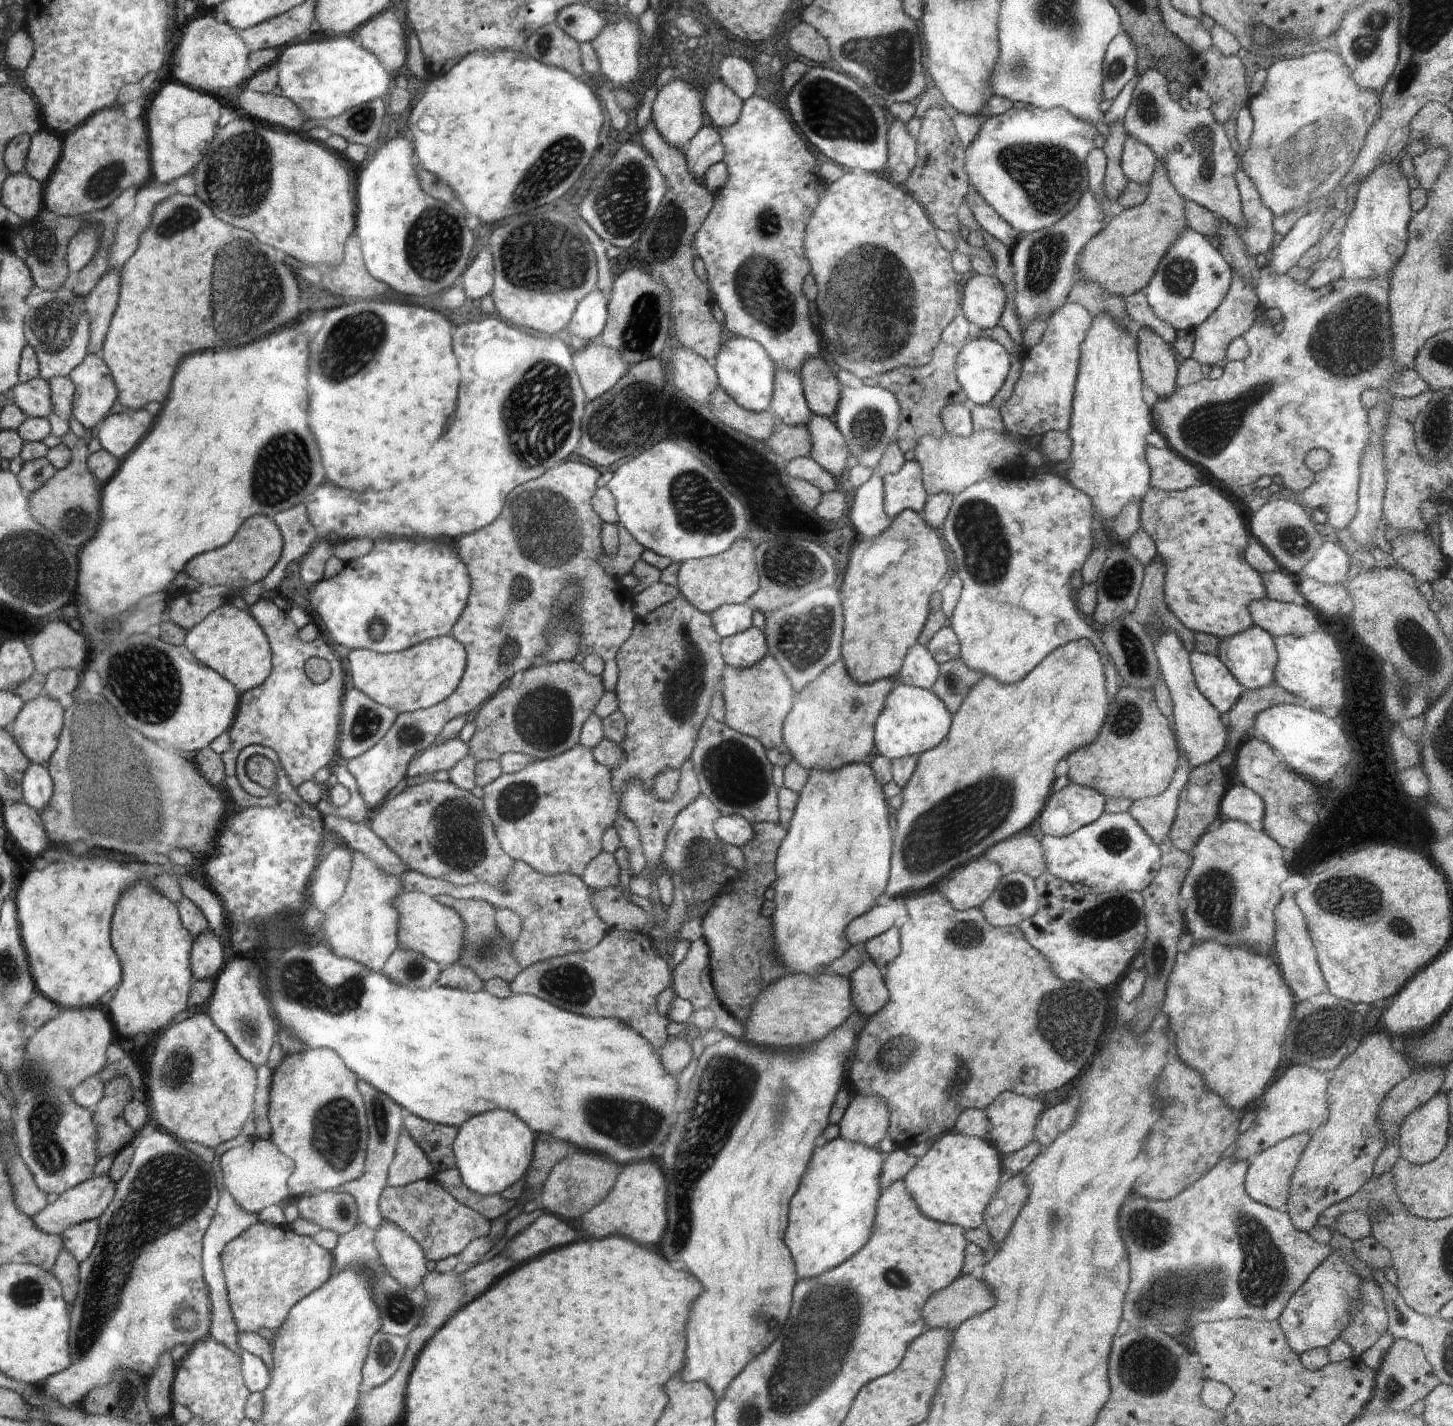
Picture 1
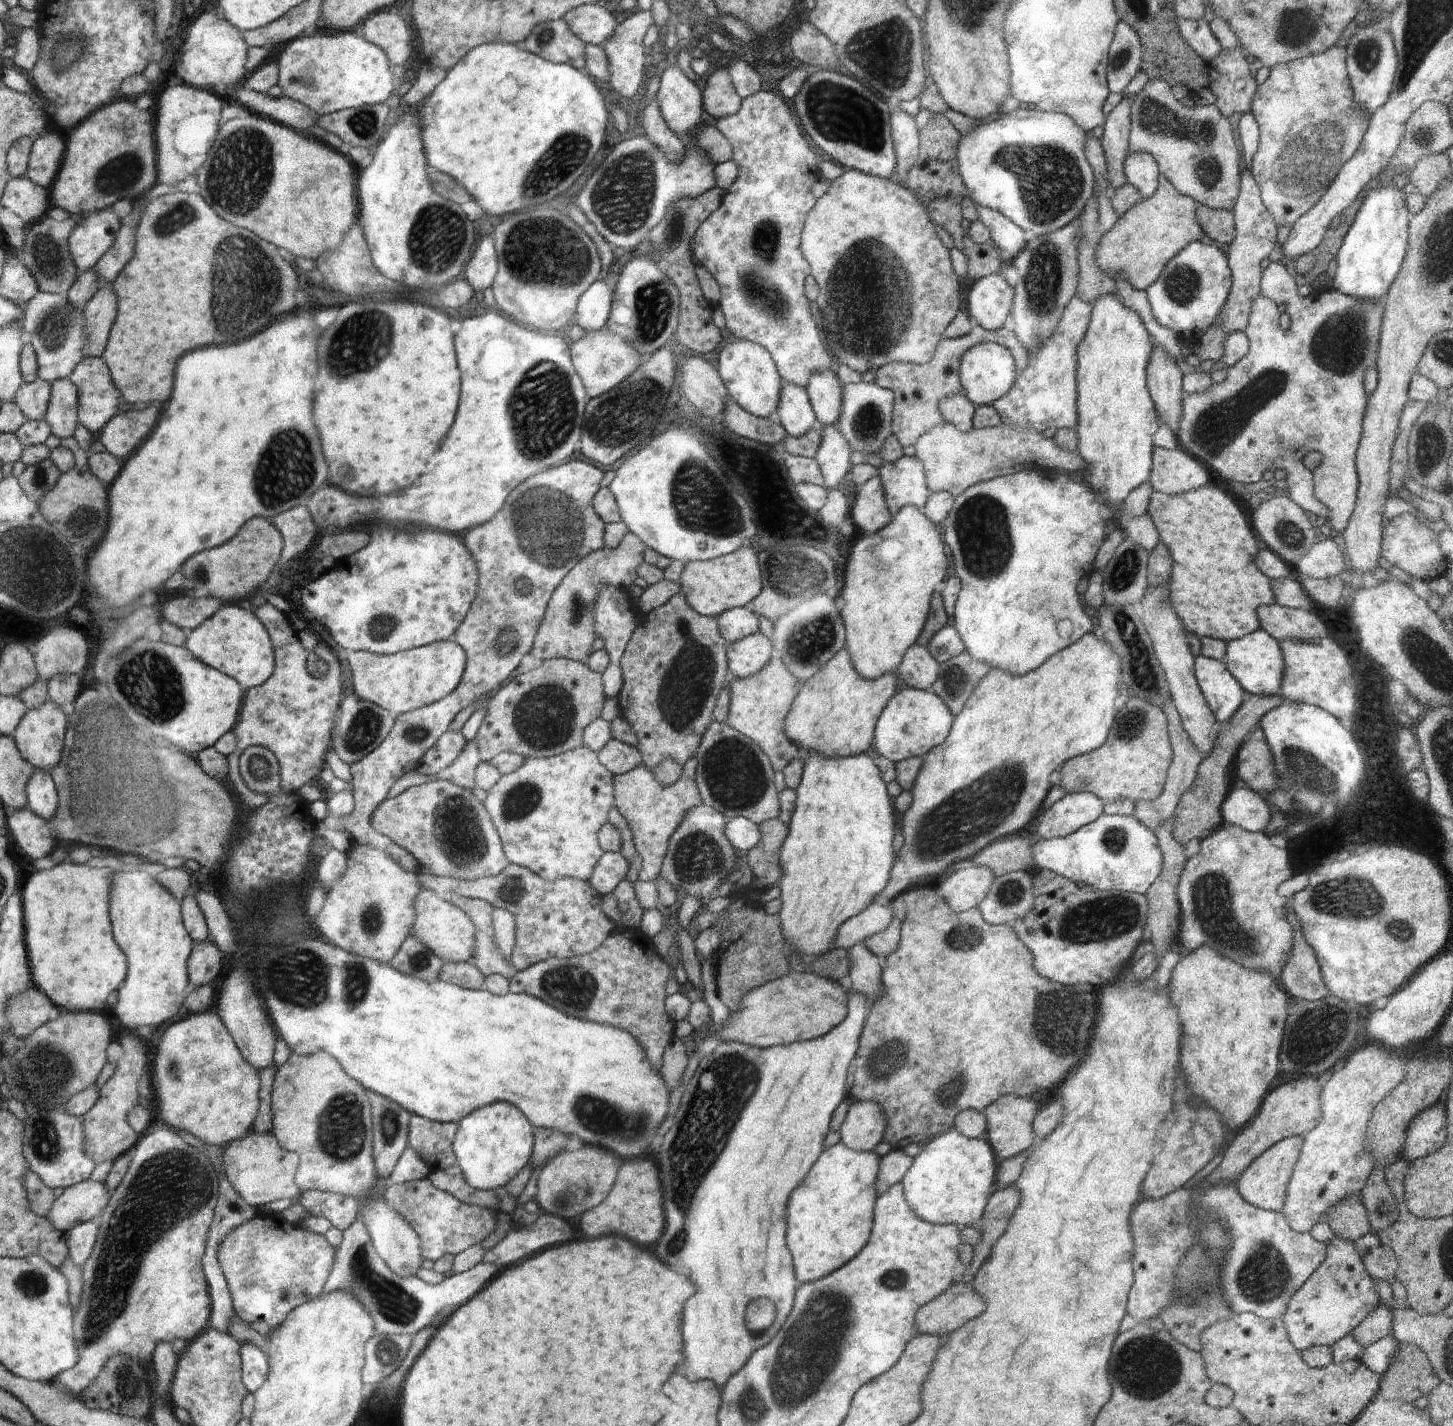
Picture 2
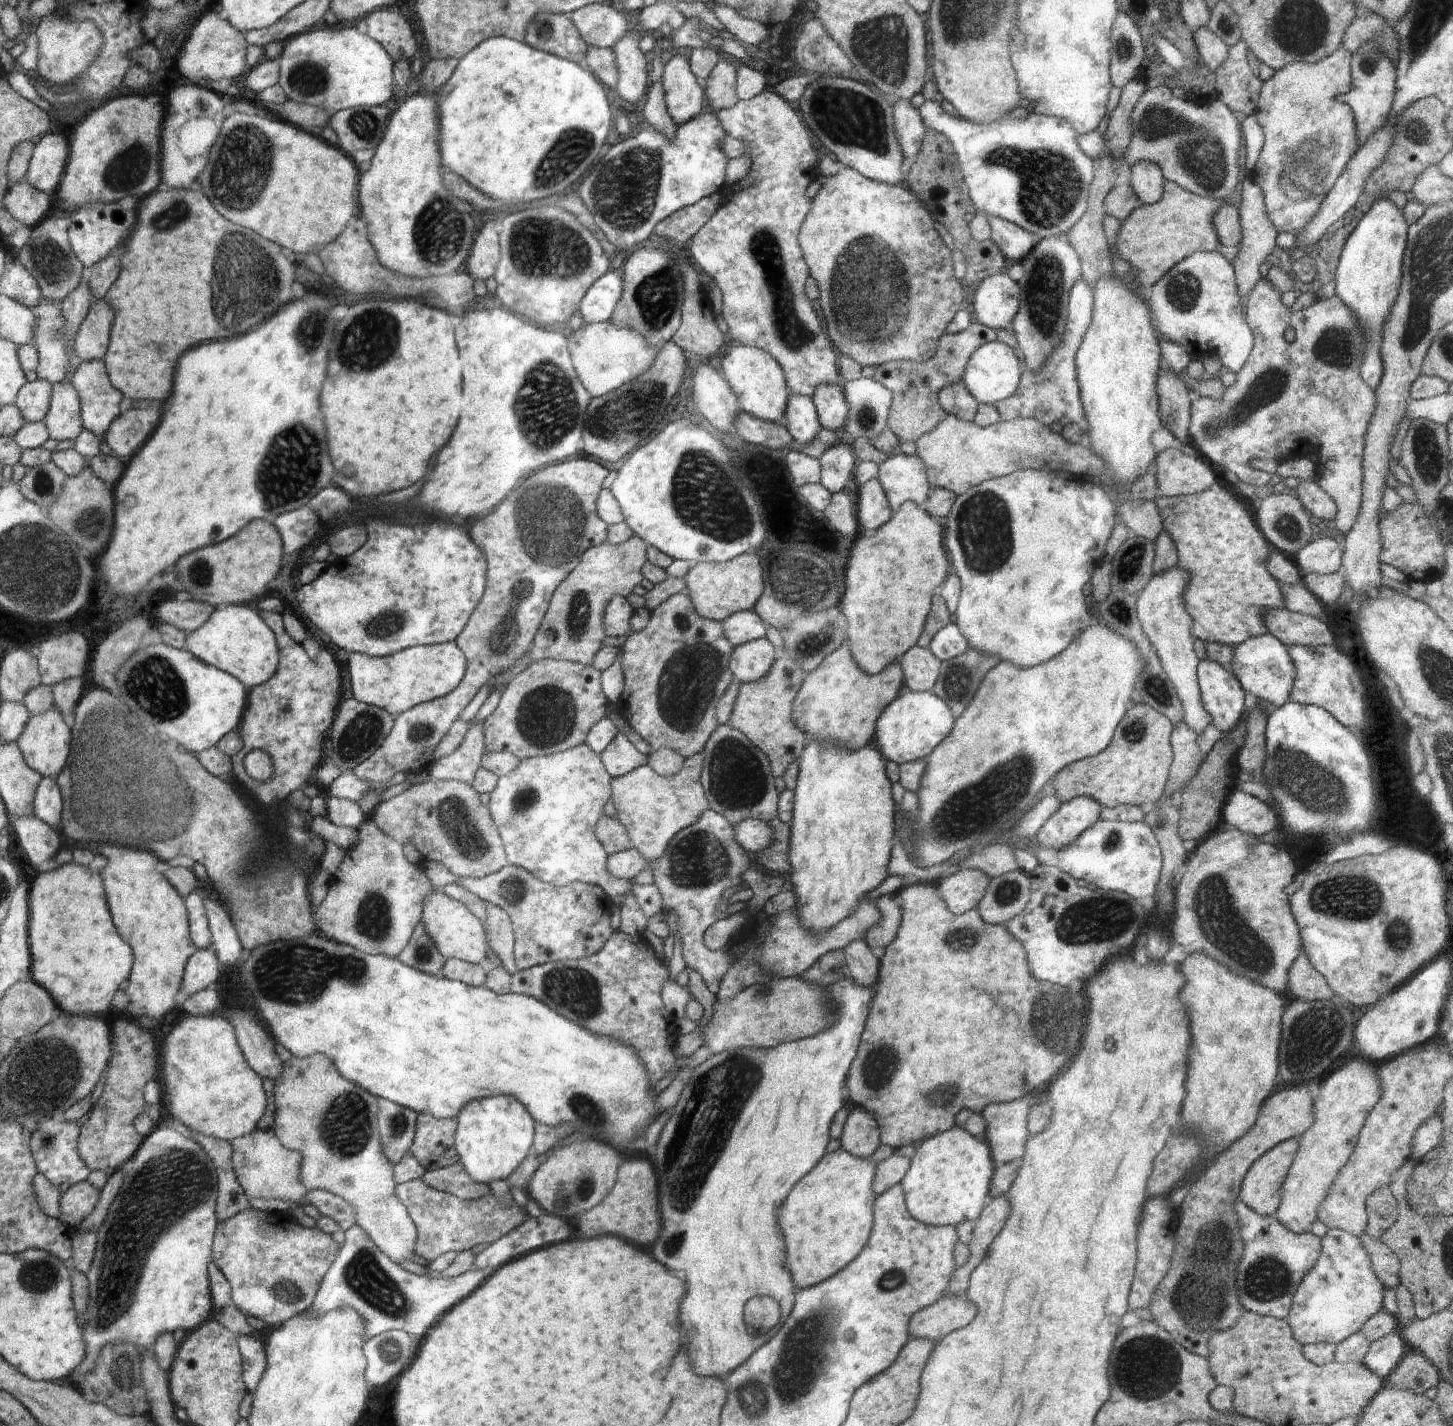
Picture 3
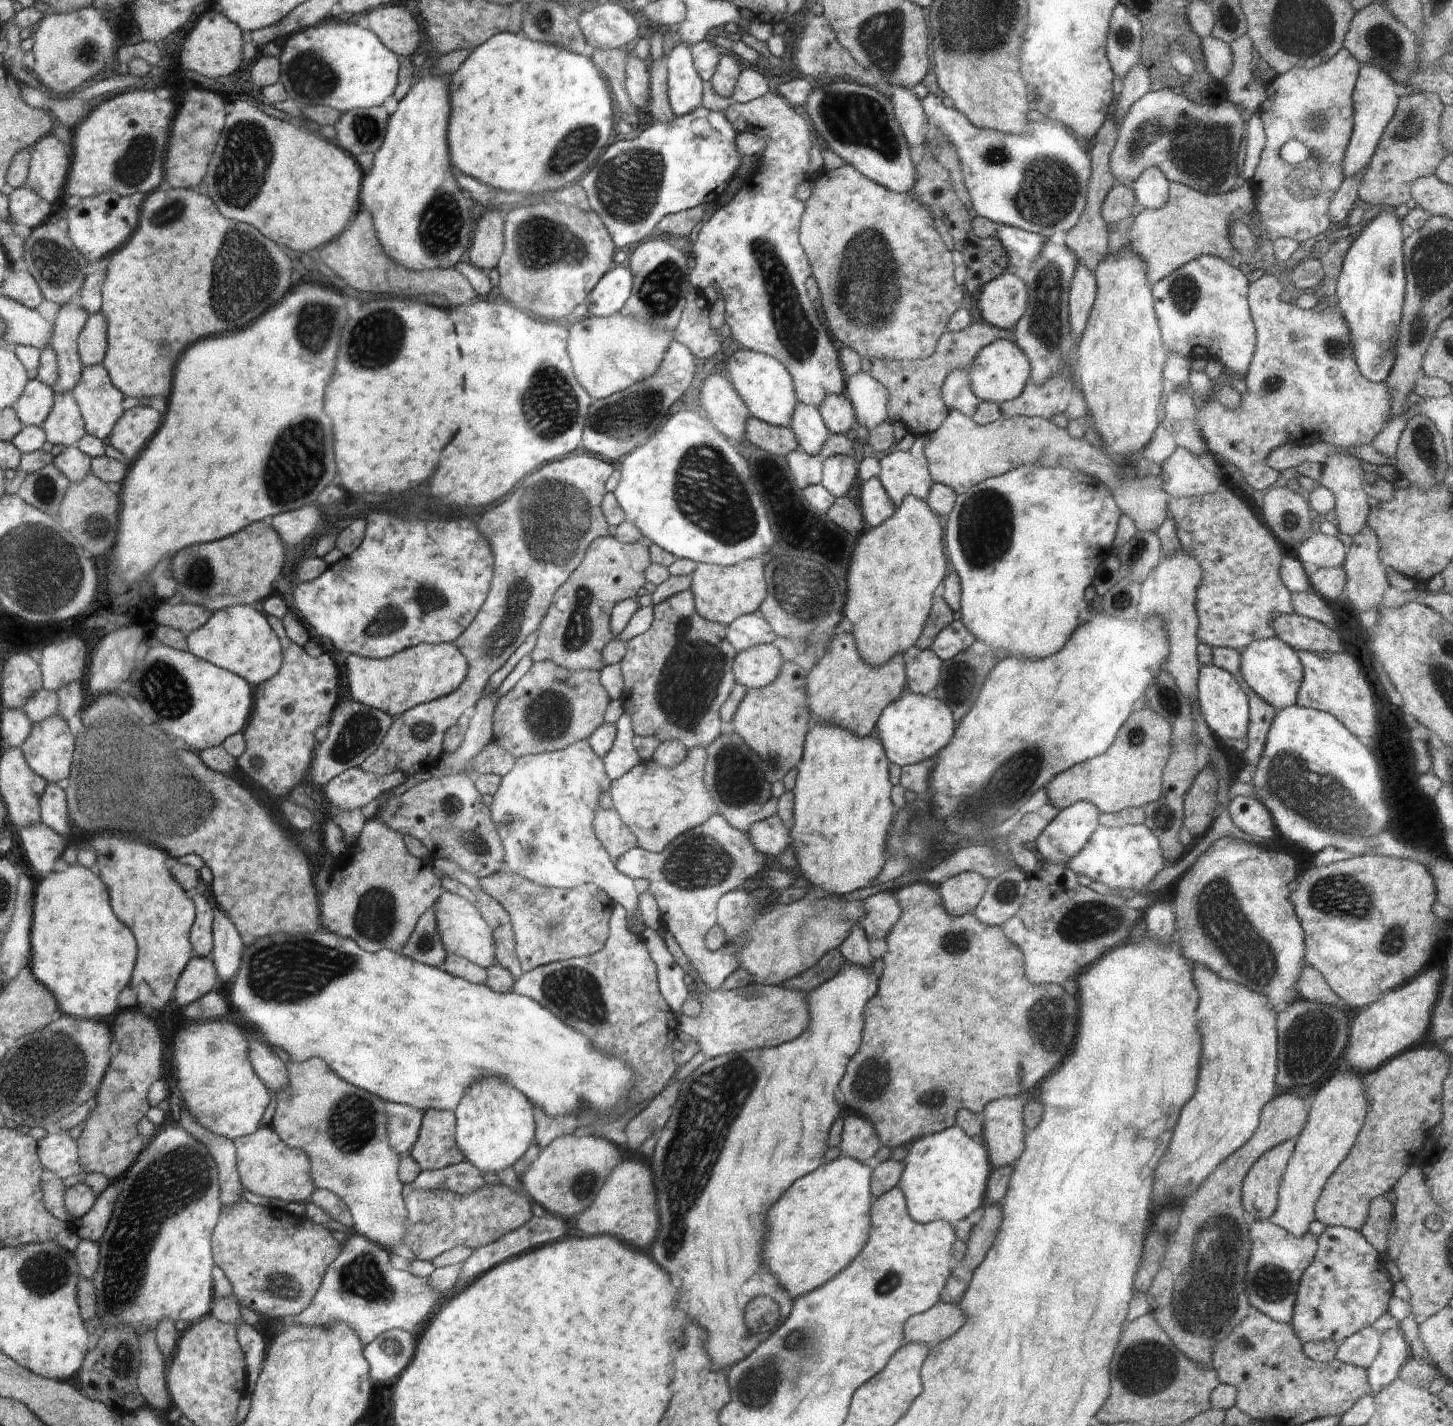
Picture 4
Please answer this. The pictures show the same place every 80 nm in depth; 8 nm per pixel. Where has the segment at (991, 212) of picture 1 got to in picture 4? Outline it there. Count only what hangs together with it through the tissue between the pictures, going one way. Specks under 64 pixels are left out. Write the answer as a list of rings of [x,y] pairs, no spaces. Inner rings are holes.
[[[1007,224],[997,225],[995,238],[1001,242],[1012,267],[1029,268],[1046,242],[1046,238],[1038,233],[1031,233]]]

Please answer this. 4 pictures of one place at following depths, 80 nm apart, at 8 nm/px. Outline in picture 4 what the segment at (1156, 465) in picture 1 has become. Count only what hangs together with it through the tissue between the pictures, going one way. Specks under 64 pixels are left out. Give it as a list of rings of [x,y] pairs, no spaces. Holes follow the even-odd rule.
[[[1177,445],[1161,464],[1163,489],[1169,497],[1204,496],[1220,486],[1220,480],[1202,467],[1198,456]]]

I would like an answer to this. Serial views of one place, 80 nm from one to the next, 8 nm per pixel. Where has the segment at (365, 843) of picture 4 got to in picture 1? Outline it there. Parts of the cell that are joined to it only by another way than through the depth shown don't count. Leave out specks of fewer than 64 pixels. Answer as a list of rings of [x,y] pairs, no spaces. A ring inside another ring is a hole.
[[[353,852],[353,861],[349,872],[344,894],[334,906],[324,911],[321,930],[324,932],[325,940],[332,952],[339,957],[344,957],[361,965],[373,973],[379,973],[387,960],[399,949],[399,912],[395,909],[395,900],[400,893],[404,893],[403,885],[399,876],[392,876],[376,865],[362,853]]]

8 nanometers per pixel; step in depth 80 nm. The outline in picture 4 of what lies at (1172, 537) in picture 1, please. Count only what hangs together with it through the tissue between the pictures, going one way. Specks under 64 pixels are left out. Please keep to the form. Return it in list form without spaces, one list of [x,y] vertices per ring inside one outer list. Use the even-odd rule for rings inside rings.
[[[1222,484],[1204,496],[1170,497],[1167,516],[1176,527],[1181,548],[1191,553],[1202,569],[1202,578],[1195,592],[1195,611],[1200,623],[1197,630],[1199,642],[1240,652],[1253,640],[1274,637],[1273,620],[1278,615],[1294,612],[1291,592],[1284,586],[1279,575],[1279,566],[1284,556],[1283,546],[1271,530],[1254,516],[1242,498]]]

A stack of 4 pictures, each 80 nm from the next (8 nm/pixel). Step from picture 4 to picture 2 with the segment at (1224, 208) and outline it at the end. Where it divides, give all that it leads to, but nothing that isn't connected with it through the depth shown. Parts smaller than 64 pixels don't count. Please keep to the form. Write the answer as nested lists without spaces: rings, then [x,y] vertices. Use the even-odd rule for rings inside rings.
[[[1160,175],[1157,189],[1141,203],[1136,203],[1130,210],[1127,210],[1110,227],[1110,230],[1103,231],[1099,243],[1095,248],[1096,264],[1108,273],[1116,282],[1116,277],[1123,277],[1133,289],[1145,291],[1162,272],[1164,265],[1173,259],[1188,243],[1203,239],[1203,230],[1196,222],[1195,208],[1200,203],[1188,195],[1180,194],[1174,185],[1165,177]]]

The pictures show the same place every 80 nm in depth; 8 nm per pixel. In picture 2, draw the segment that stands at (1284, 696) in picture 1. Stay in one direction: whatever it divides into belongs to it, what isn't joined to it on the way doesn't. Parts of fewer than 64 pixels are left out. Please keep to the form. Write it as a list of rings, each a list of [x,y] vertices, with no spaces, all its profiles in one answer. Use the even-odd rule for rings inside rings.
[[[1276,693],[1273,695],[1251,695],[1243,700],[1241,707],[1233,716],[1218,726],[1217,743],[1212,752],[1203,759],[1196,773],[1196,780],[1190,790],[1187,790],[1180,799],[1175,810],[1172,822],[1172,836],[1186,846],[1190,840],[1202,839],[1206,834],[1213,832],[1220,824],[1224,824],[1221,815],[1221,804],[1228,792],[1228,764],[1234,760],[1232,756],[1238,752],[1244,736],[1260,722],[1260,719],[1275,706],[1282,704],[1284,698]]]

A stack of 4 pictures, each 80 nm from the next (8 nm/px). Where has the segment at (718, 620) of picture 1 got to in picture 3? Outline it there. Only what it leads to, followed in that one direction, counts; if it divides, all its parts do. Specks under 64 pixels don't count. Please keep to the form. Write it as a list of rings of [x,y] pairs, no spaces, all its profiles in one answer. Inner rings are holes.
[[[752,609],[735,612],[724,619],[722,625],[734,646],[766,637],[766,626]]]

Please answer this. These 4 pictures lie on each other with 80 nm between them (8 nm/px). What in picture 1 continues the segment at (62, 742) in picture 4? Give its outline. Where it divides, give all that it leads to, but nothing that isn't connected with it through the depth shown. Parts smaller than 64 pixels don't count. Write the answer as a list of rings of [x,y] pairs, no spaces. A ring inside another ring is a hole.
[[[42,693],[37,699],[26,703],[18,718],[12,724],[12,731],[19,740],[20,748],[32,759],[33,763],[48,765],[49,760],[55,756],[60,744],[60,737],[65,727],[66,709],[58,699],[47,693]]]

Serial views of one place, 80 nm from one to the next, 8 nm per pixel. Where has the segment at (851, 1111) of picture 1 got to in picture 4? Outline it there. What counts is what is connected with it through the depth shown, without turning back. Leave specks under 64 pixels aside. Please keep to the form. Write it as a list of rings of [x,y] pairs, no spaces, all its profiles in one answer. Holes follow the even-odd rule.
[[[858,1113],[845,1116],[839,1147],[841,1154],[858,1160],[874,1157],[880,1148],[880,1140],[875,1125]]]

